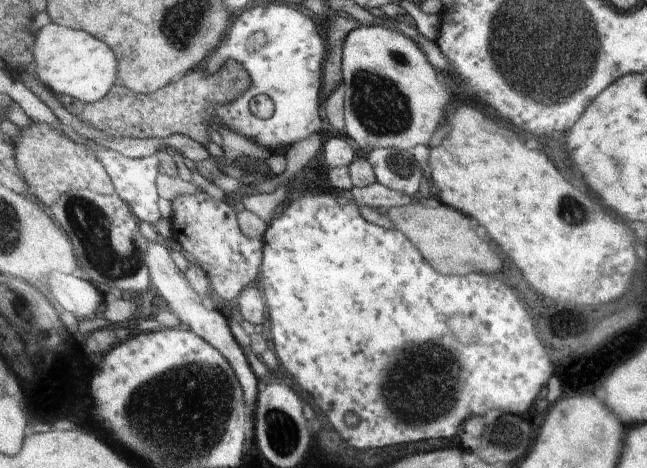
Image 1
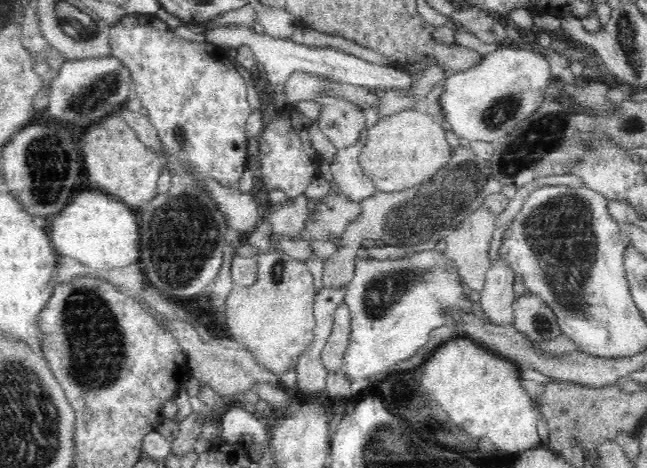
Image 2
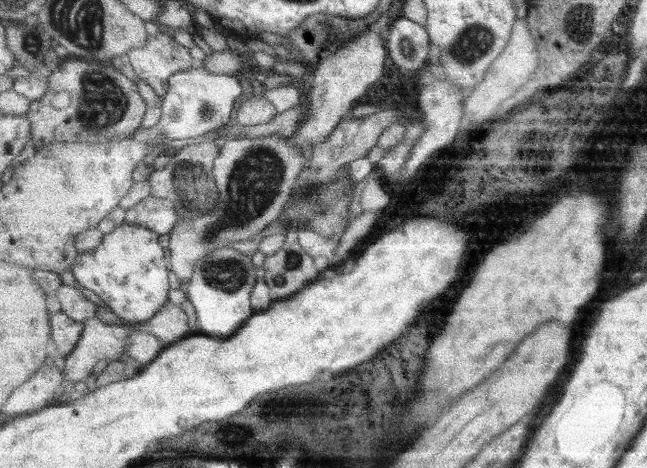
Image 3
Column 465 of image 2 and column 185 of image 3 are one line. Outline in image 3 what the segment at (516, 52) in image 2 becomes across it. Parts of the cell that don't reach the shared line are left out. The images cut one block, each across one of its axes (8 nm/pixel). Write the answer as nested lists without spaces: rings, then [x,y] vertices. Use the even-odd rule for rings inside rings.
[[[197,64],[191,70],[183,70],[170,78],[169,92],[161,98],[161,120],[151,129],[139,127],[134,138],[145,142],[151,142],[157,137],[197,140],[203,134],[211,134],[221,126],[232,124],[242,96],[243,88],[235,75],[207,72],[202,65]]]

